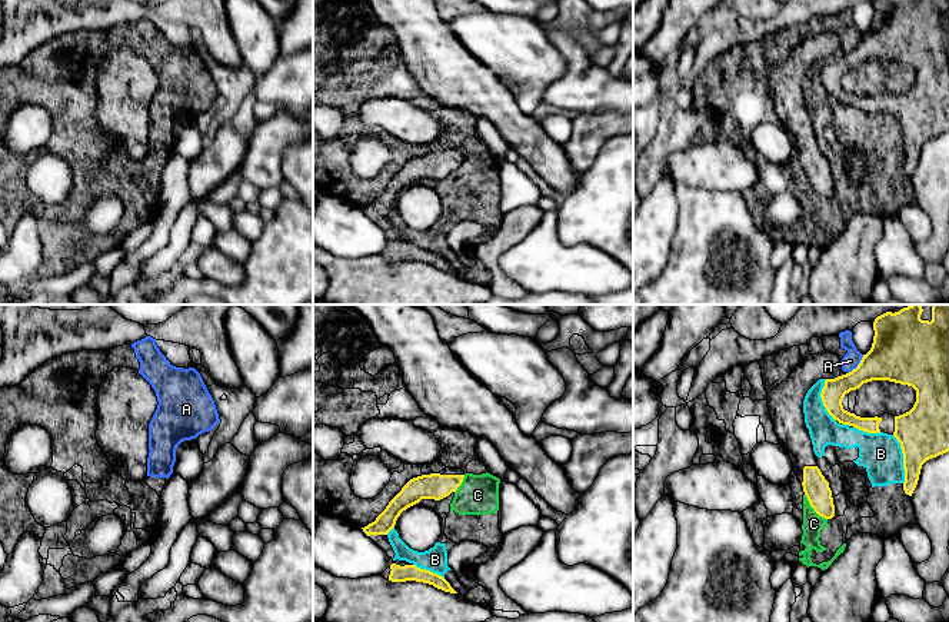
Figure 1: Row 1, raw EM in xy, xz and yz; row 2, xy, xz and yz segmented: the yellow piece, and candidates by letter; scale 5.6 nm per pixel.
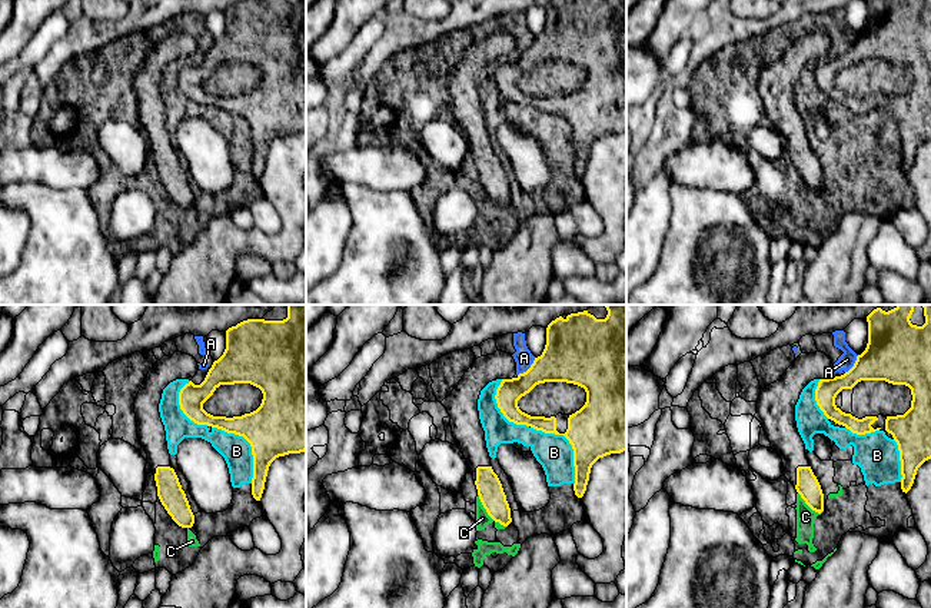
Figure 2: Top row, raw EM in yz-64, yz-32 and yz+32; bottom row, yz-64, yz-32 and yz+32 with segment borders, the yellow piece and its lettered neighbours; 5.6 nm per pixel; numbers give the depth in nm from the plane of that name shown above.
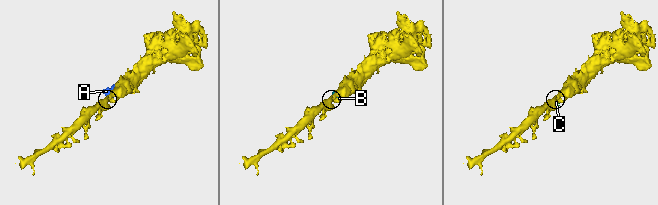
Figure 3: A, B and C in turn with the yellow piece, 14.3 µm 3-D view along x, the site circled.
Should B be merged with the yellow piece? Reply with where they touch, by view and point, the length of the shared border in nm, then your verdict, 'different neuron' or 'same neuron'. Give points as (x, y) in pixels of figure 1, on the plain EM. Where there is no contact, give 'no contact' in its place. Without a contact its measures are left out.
contact yz (903, 139); length 280 nm; different neuron

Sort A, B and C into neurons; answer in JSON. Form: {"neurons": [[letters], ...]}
{"neurons": [["A", "B", "C"]]}

